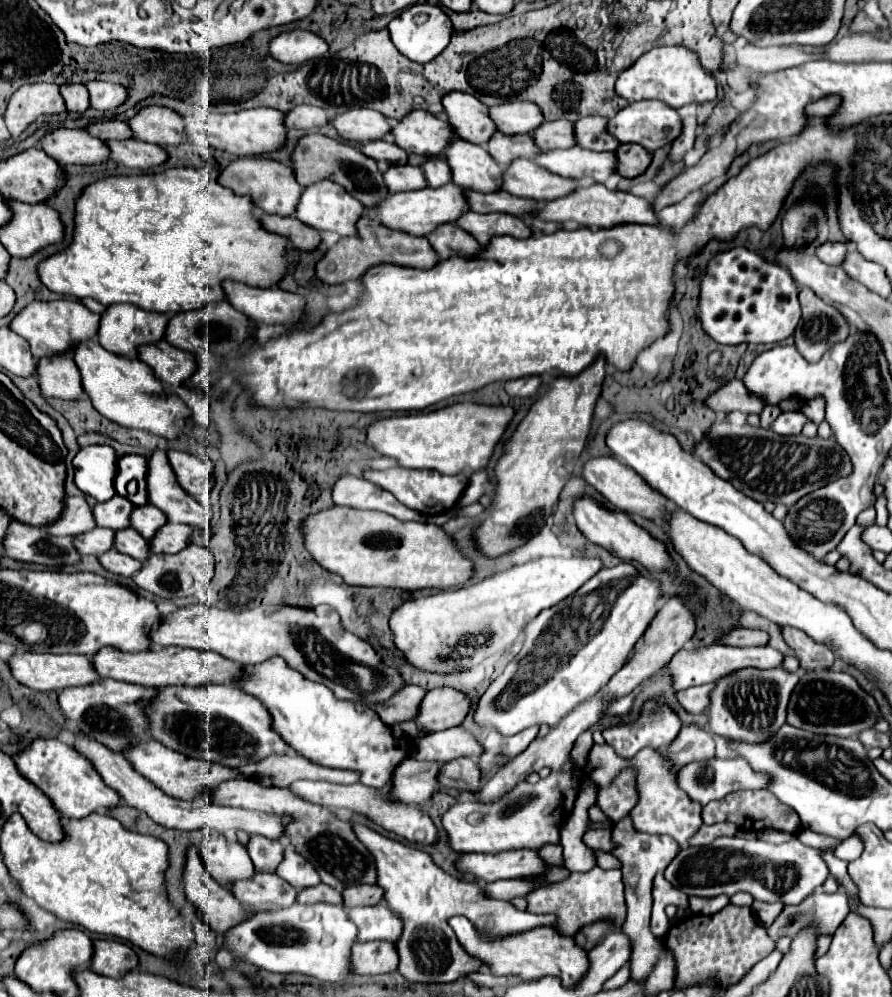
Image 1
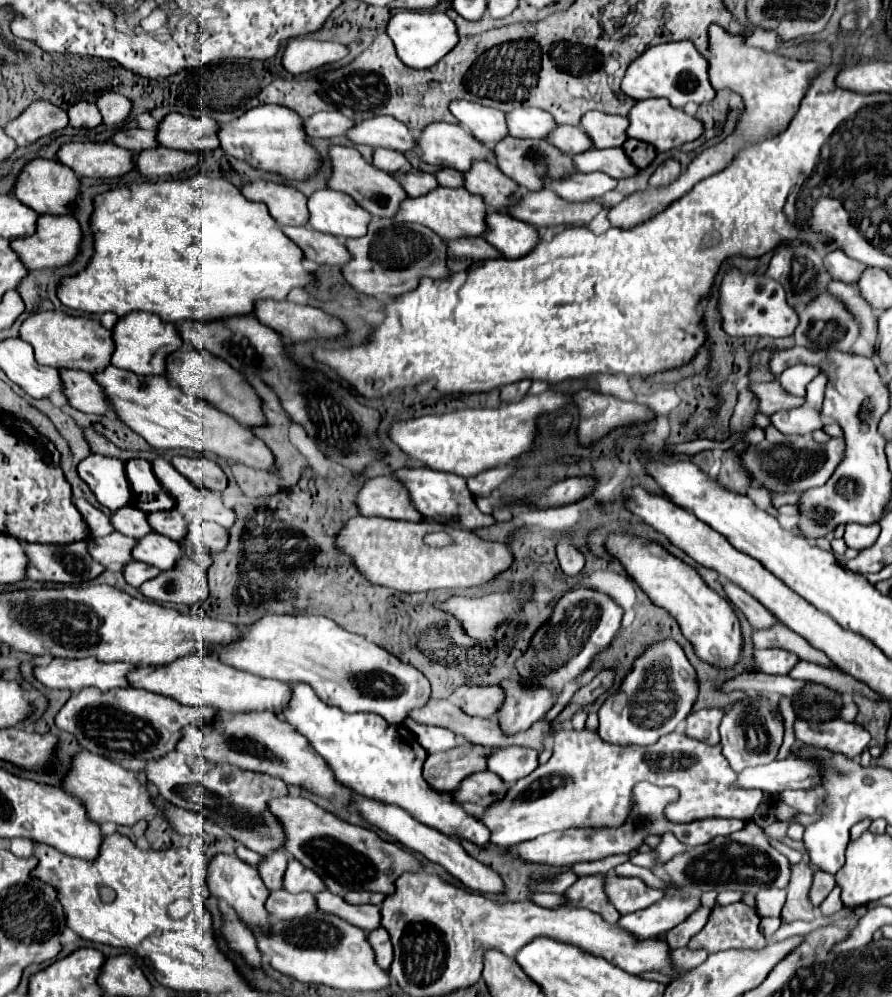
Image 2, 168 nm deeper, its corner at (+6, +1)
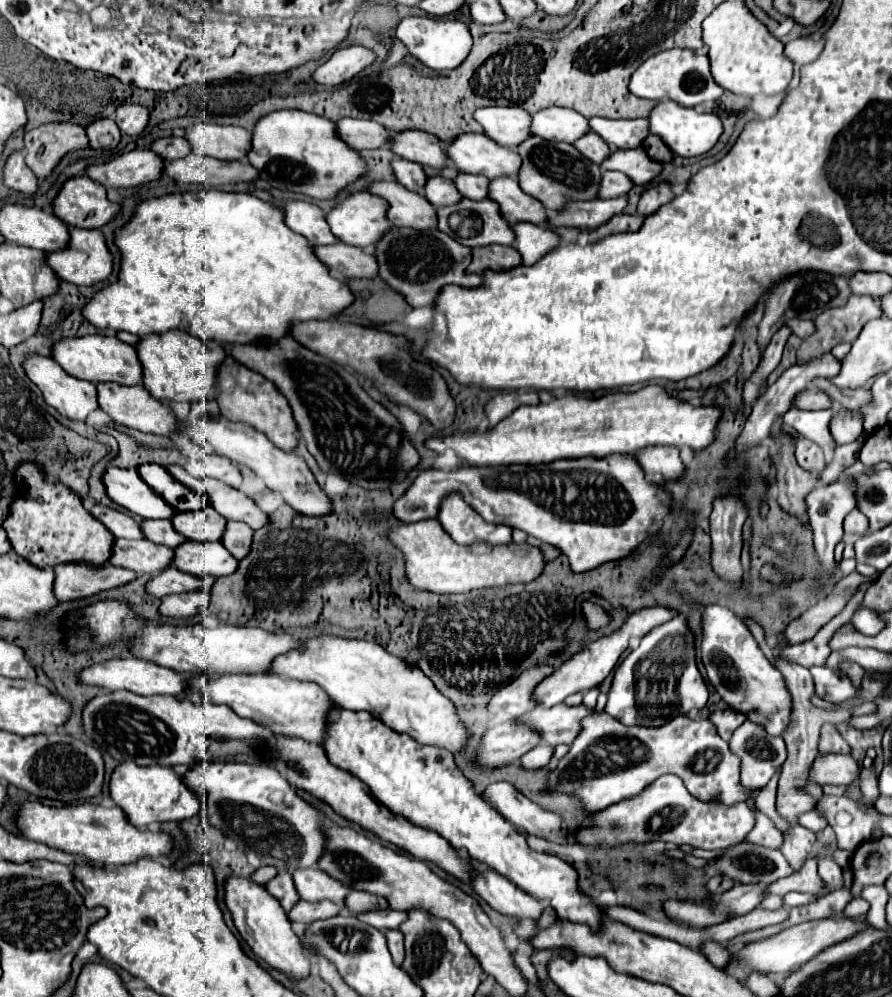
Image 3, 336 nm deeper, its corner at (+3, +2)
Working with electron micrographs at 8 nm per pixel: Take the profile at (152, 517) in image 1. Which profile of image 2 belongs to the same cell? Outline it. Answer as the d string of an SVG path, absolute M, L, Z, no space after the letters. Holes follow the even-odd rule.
M155 511L147 515L147 521L155 533L169 539L181 539L187 531L187 521L177 511Z

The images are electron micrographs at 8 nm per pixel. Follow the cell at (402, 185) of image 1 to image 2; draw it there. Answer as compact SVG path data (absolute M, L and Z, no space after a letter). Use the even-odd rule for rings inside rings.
M409 171L405 175L399 177L399 183L403 187L403 191L409 197L417 197L417 195L425 195L429 193L433 187L437 187L437 179L431 173L425 171Z

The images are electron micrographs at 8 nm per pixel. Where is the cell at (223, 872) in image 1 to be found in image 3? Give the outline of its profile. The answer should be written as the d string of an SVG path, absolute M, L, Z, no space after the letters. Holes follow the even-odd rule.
M232 876L226 882L226 904L228 910L232 912L240 936L246 940L246 944L252 948L252 952L258 958L262 958L270 968L282 972L292 980L304 980L310 976L312 964L302 950L300 938L294 934L290 920L284 908L280 906L280 902L276 902L276 898L272 898L264 886L258 886L246 878Z

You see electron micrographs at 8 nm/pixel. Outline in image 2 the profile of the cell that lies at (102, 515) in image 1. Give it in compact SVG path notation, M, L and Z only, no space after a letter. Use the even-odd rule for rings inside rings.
M127 505L127 507L121 507L121 509L113 511L109 515L109 521L111 521L115 531L119 531L123 535L129 535L129 537L135 537L135 539L139 535L151 533L151 527L145 519L145 511L133 507L133 505Z

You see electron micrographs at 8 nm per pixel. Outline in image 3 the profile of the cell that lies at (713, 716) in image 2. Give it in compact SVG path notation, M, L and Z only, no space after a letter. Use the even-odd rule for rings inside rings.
M726 707L725 709L715 709L709 714L709 719L716 726L720 737L728 742L733 732L746 720L746 717L734 714L733 710Z

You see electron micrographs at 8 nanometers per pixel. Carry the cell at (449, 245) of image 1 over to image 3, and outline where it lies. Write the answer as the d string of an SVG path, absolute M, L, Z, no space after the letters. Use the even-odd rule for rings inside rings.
M482 246L472 254L474 260L468 270L472 270L474 274L484 274L486 270L494 270L494 272L512 270L522 264L518 250L512 246Z

